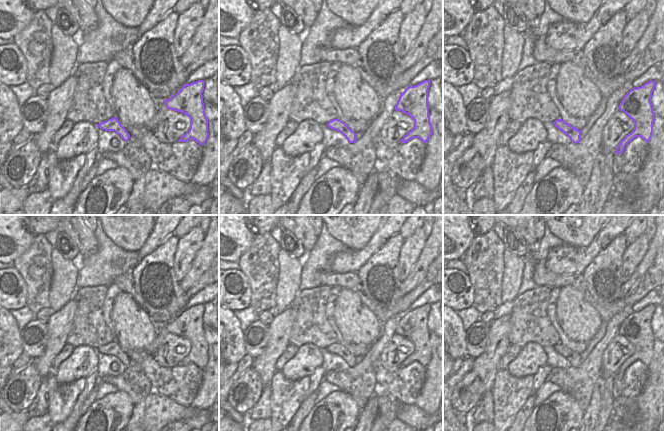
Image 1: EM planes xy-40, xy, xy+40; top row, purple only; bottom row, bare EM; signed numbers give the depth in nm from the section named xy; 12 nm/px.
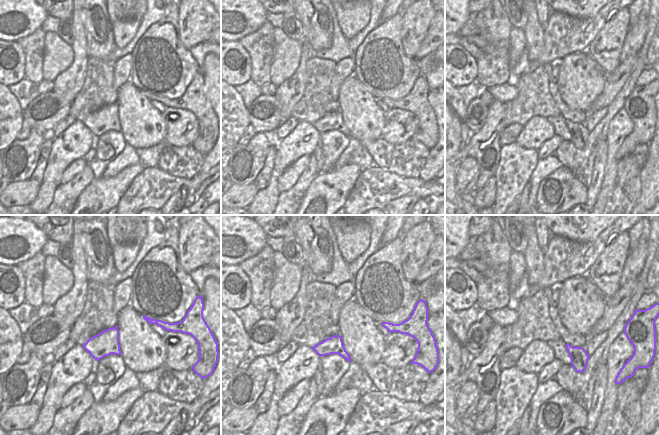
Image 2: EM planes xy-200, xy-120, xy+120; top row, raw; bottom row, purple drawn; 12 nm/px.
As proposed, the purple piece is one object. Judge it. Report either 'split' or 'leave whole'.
leave whole

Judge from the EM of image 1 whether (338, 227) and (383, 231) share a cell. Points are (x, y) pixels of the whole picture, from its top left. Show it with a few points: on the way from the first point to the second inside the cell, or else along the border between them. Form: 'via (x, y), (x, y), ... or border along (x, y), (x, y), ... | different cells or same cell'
border along (378, 225), (378, 228), (362, 249) | different cells

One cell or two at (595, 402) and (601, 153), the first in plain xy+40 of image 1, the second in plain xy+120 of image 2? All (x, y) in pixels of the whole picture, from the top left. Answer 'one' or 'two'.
one

